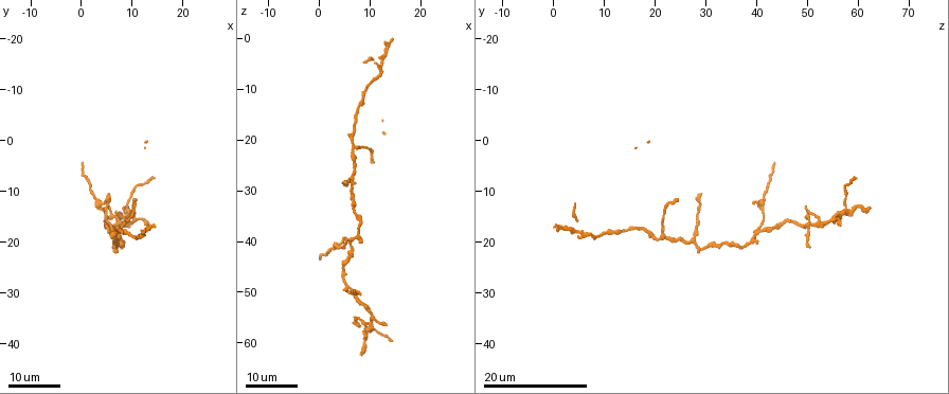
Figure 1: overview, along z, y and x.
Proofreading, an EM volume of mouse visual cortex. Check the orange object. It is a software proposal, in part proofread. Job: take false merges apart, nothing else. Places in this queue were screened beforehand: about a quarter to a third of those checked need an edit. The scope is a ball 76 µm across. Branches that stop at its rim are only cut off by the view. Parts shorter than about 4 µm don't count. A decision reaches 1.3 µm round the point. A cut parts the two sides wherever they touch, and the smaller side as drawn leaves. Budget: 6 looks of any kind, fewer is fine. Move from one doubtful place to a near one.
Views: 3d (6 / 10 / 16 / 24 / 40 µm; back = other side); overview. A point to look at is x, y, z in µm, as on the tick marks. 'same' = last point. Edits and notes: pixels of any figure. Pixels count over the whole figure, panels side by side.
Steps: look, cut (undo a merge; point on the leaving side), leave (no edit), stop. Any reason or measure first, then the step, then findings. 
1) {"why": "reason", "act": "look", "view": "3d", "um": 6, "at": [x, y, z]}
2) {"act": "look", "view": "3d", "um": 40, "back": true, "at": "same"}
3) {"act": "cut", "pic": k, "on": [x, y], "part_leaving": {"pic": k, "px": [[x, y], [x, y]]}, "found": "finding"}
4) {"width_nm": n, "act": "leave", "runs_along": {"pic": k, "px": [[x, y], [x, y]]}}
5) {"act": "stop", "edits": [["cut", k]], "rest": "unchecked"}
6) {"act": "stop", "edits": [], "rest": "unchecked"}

{"why": "arms part here", "act": "look", "view": "3d", "um": 16, "at": [6.0, 19.5, 27.5]}

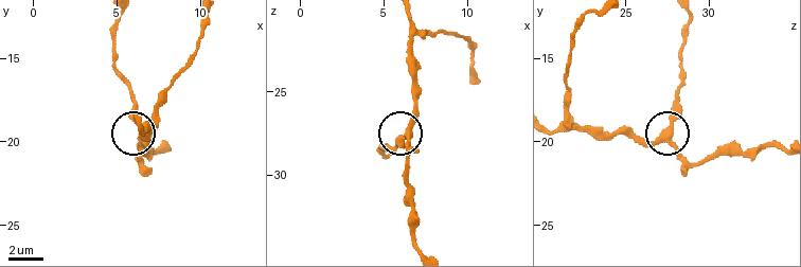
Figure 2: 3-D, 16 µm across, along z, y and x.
{"act": "look", "view": "3d", "um": 6, "at": [6.5, 19.6, 27.4]}

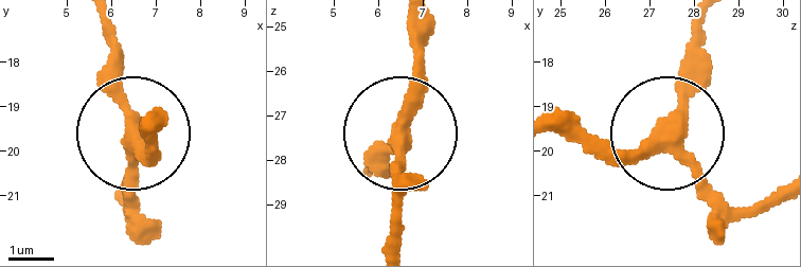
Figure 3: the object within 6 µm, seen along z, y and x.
{"act": "leave", "found": "all the same neuron"}

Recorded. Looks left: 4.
{"why": "three-way junction", "act": "look", "view": "3d", "um": 24, "at": [7.5, 19.0, 21.5]}

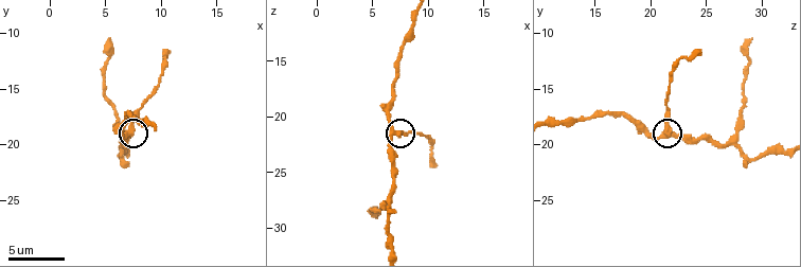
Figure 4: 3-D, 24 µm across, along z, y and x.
{"act": "look", "view": "3d", "um": 6, "at": [7.0, 18.8, 21.6]}

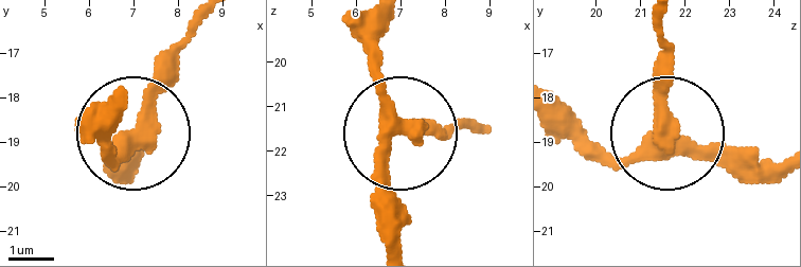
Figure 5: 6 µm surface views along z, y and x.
{"act": "look", "view": "3d", "um": 6, "back": true, "at": [7.10, 18.80, 21.45]}

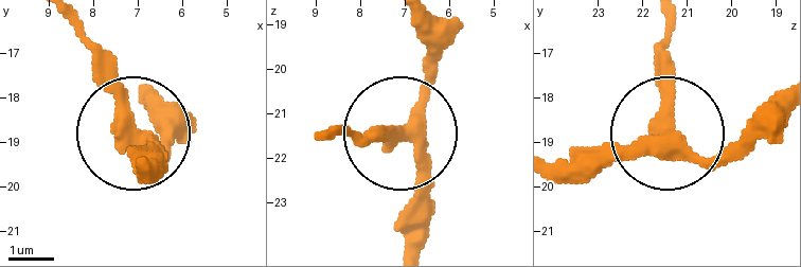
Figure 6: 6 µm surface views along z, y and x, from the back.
{"act": "leave", "runs_along": {"pic": 6, "px": [[414, 249], [407, 139], [350, 136]]}, "found": "one neuron here"}

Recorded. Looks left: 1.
{"act": "stop", "edits": [], "rest": "unchecked"}

